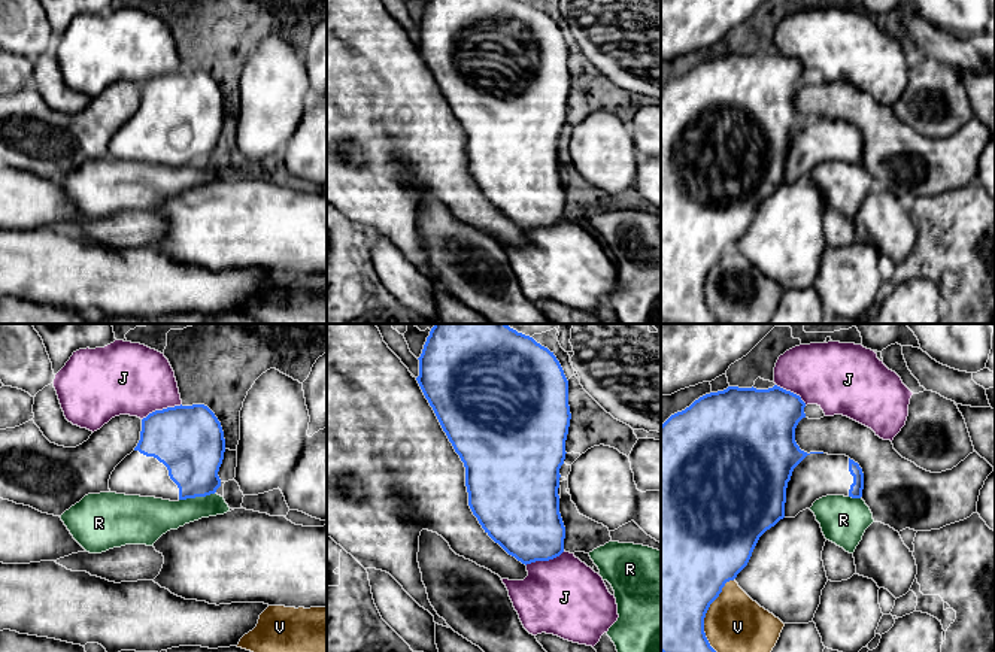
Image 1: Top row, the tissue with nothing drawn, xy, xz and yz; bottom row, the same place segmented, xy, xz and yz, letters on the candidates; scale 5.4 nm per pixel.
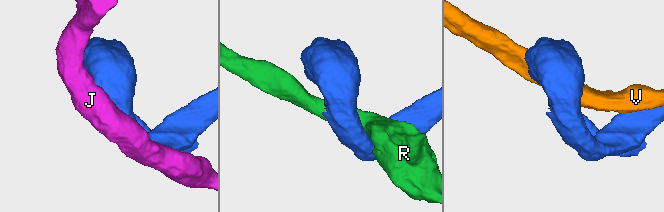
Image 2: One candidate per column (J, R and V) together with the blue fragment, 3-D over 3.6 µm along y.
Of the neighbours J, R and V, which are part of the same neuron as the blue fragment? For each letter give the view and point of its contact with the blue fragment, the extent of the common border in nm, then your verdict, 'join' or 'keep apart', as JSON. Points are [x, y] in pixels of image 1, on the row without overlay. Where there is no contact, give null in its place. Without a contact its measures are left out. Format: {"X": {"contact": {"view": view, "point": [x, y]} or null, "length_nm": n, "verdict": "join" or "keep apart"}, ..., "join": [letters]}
{"J": {"contact": {"view": "xy", "point": [163, 75]}, "length_nm": 240, "verdict": "keep apart"}, "R": {"contact": {"view": "xy", "point": [196, 161]}, "length_nm": 200, "verdict": "keep apart"}, "V": {"contact": {"view": "yz", "point": [704, 282]}, "length_nm": 440, "verdict": "keep apart"}, "join": []}

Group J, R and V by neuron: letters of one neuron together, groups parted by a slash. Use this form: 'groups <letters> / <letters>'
groups J / R / V

